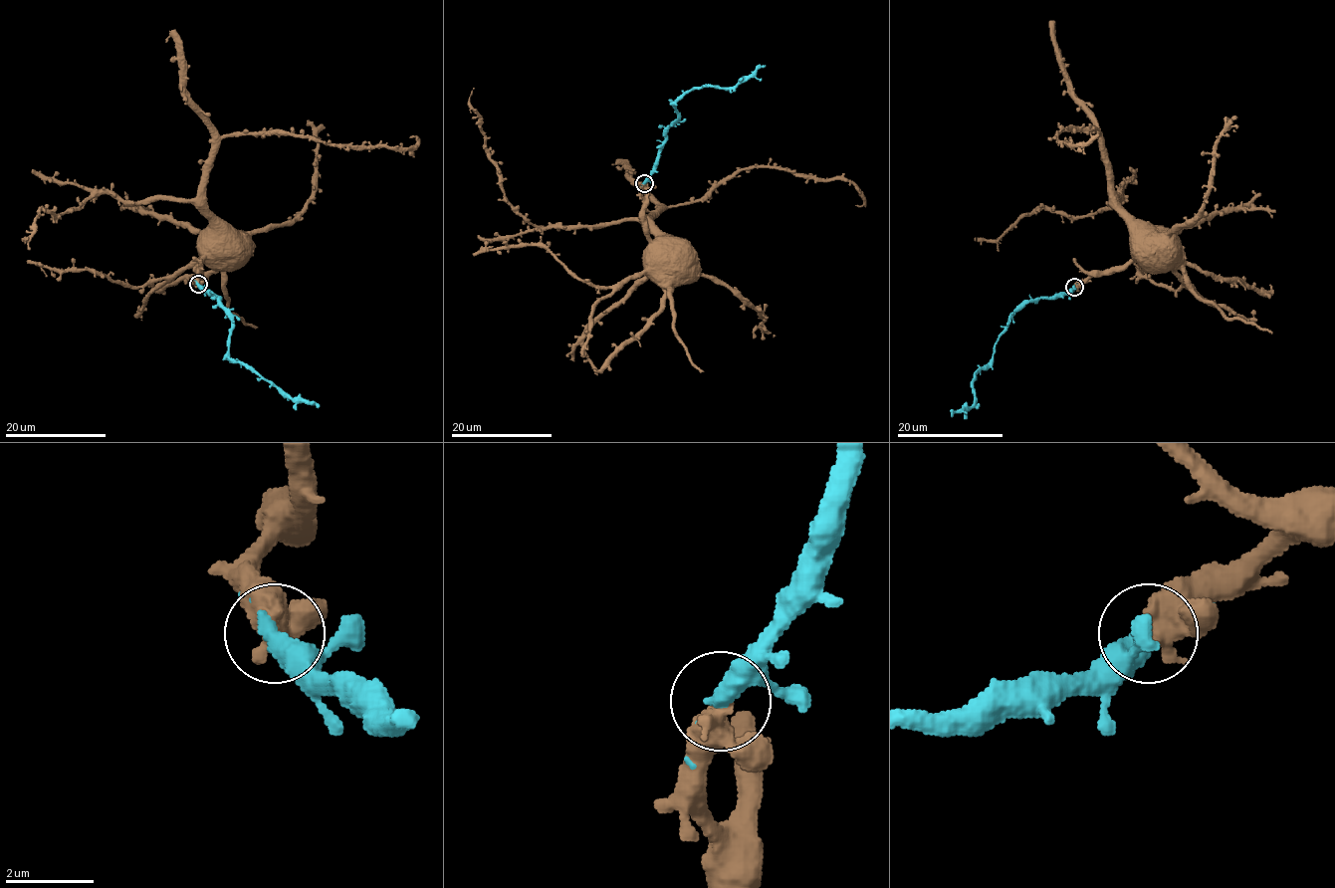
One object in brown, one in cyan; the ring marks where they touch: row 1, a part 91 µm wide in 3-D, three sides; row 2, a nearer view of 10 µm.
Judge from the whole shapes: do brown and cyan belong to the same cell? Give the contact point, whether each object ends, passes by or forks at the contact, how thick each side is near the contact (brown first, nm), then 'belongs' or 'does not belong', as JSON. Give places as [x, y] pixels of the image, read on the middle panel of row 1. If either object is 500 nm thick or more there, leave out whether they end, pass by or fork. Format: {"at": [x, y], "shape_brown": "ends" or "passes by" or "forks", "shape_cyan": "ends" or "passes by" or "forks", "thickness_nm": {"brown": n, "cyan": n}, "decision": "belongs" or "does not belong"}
{"at": [644, 183], "shape_brown": "passes by", "shape_cyan": "ends", "thickness_nm": {"brown": 480, "cyan": 480}, "decision": "belongs"}

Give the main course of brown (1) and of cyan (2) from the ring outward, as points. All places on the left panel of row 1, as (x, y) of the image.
1: (197, 284), (210, 220), (205, 171), (223, 137), (292, 133), (412, 147), (417, 137), (409, 137)
2: (197, 284), (219, 299), (232, 322), (229, 336), (232, 359), (258, 372), (294, 398), (304, 398), (319, 407)

